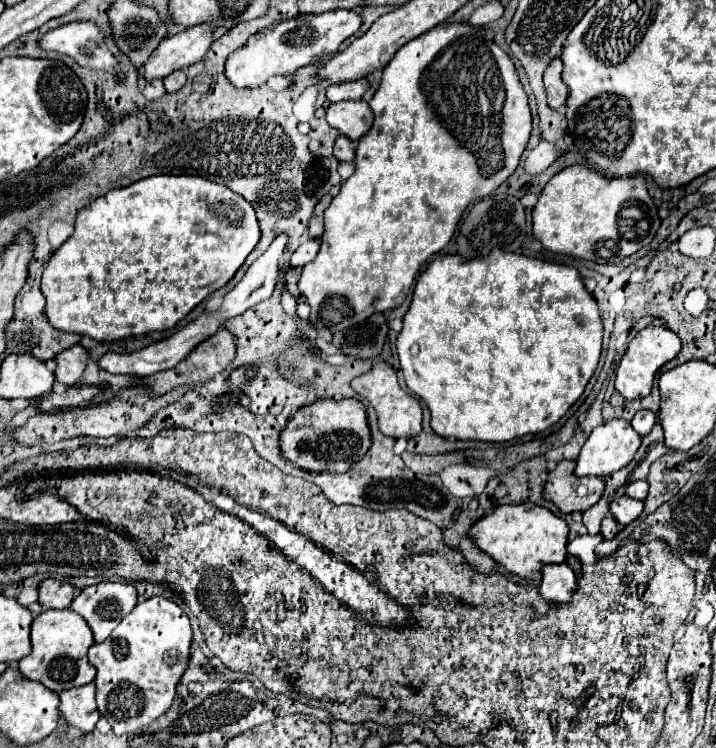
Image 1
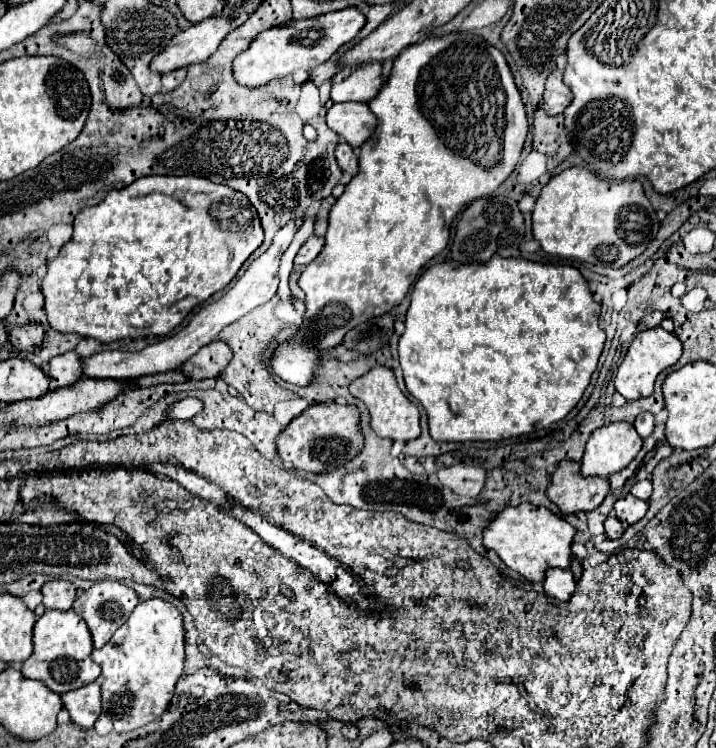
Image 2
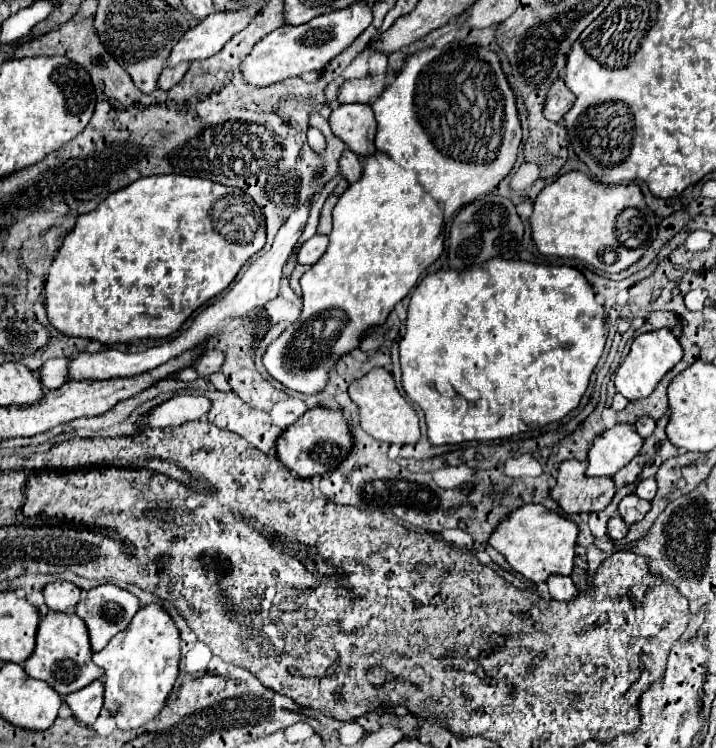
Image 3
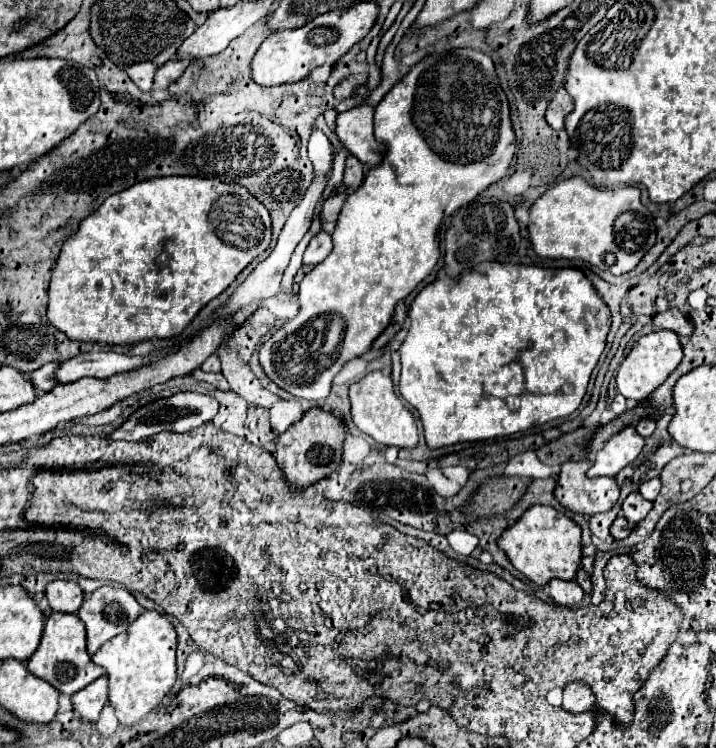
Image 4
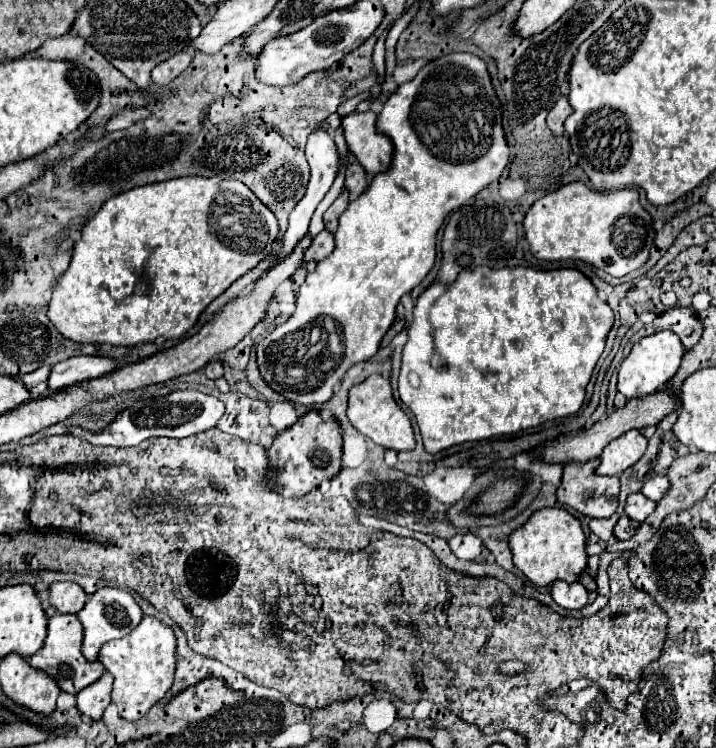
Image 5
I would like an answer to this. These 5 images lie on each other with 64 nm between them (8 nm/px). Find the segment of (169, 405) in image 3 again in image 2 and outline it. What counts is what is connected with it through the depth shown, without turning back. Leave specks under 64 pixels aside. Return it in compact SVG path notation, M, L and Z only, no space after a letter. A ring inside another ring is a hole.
M184 398L184 400L180 400L178 404L174 404L170 408L170 416L174 420L188 420L194 414L198 414L200 410L202 410L202 402L200 400L196 400L196 398Z

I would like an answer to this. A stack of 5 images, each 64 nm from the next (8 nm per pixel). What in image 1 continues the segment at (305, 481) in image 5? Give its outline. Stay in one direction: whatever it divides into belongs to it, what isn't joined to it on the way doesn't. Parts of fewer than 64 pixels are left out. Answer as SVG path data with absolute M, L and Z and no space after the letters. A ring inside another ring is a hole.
M316 400L302 406L286 424L280 434L280 448L286 460L298 464L308 472L344 474L354 462L358 462L370 448L372 436L368 428L368 414L360 400Z

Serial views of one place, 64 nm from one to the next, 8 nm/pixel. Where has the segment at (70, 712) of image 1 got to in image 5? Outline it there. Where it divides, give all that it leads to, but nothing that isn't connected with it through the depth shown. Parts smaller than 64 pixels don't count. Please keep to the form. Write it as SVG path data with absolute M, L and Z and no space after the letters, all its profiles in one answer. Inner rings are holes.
M104 672L90 688L84 688L76 694L76 708L80 714L100 720L102 712L110 704L110 692L112 692L112 676L110 672Z

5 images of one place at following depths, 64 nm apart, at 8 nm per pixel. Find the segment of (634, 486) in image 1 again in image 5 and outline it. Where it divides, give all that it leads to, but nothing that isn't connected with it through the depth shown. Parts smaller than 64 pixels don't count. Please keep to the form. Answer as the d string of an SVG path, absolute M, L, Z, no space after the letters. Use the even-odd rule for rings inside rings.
M658 474L658 476L654 476L654 478L650 478L644 486L642 486L642 494L646 496L646 498L650 498L650 500L654 500L654 502L658 502L662 496L664 496L664 492L668 490L668 478L666 476L662 476L662 474Z

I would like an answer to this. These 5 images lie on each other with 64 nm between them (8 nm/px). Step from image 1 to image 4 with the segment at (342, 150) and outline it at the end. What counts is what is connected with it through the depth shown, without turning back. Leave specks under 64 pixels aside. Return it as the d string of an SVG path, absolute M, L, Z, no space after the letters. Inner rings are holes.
M348 156L346 158L346 170L344 170L344 184L346 184L346 192L354 192L360 182L364 180L364 166L356 156Z

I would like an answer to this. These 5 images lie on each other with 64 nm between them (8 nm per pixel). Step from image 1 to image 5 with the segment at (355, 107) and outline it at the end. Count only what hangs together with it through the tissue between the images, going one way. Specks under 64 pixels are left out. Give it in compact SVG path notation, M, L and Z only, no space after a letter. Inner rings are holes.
M350 112L342 118L344 140L362 168L374 176L390 166L392 142L376 132L376 112Z

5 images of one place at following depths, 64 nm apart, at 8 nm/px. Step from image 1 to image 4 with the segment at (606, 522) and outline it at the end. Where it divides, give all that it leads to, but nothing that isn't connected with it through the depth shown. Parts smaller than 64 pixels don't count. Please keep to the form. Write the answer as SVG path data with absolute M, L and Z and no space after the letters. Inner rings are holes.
M618 516L616 522L610 526L610 532L612 532L612 538L614 538L614 540L622 540L622 538L626 538L626 536L630 534L630 528L628 528L626 518Z

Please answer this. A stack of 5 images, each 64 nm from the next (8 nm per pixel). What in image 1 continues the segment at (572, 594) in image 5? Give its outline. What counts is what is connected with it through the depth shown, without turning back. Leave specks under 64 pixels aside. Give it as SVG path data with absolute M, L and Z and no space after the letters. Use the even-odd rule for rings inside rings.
M548 564L542 568L540 596L548 602L568 602L576 588L576 576L568 564Z

